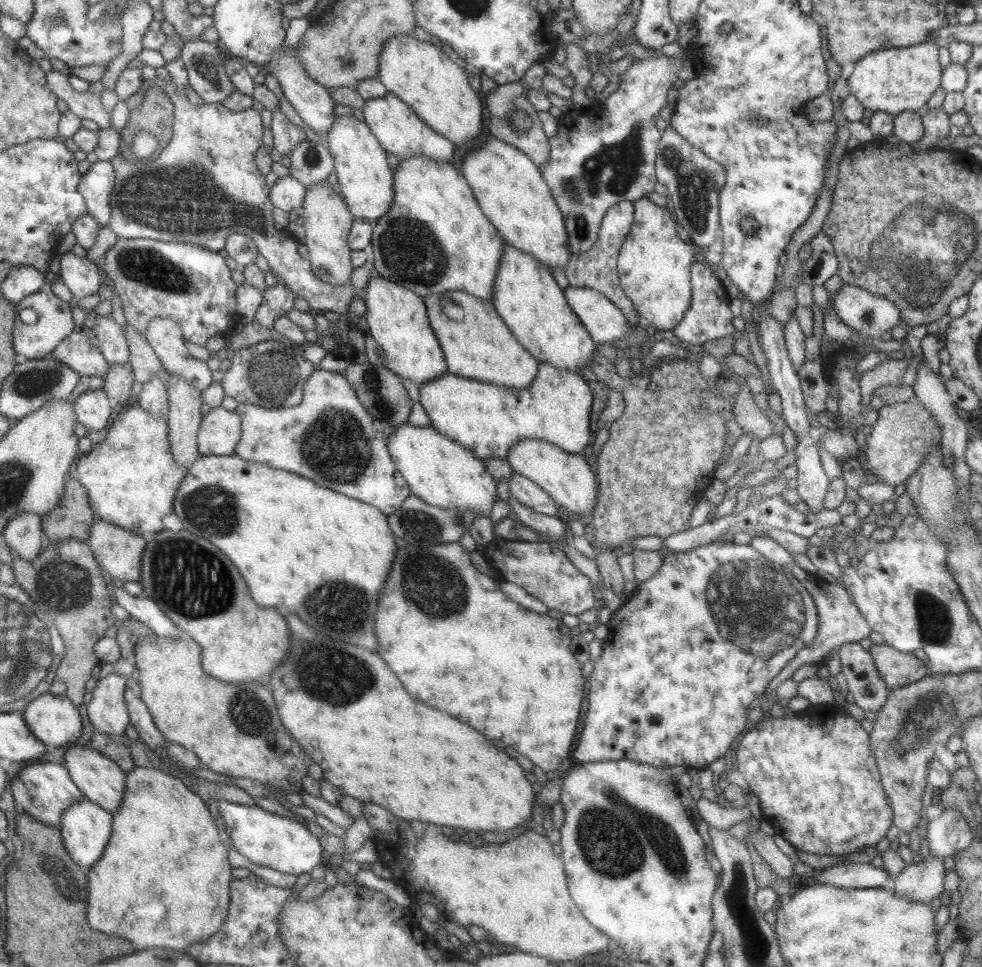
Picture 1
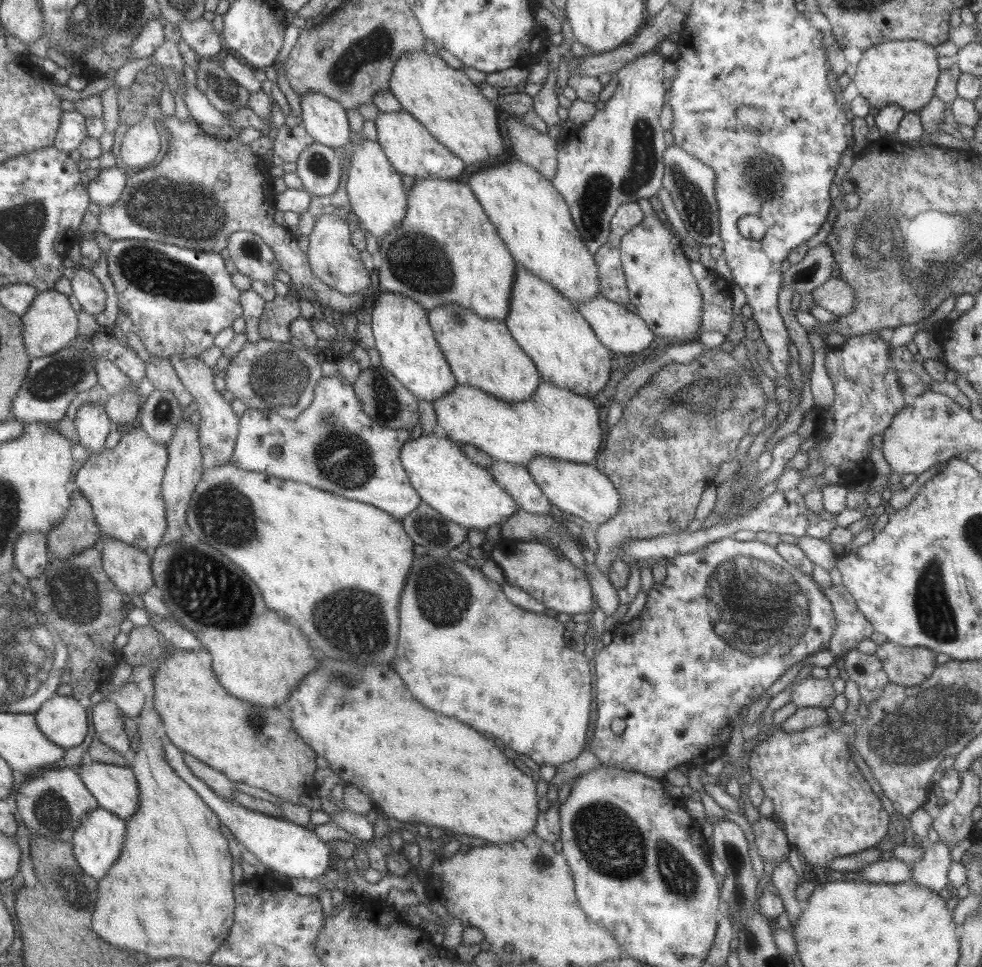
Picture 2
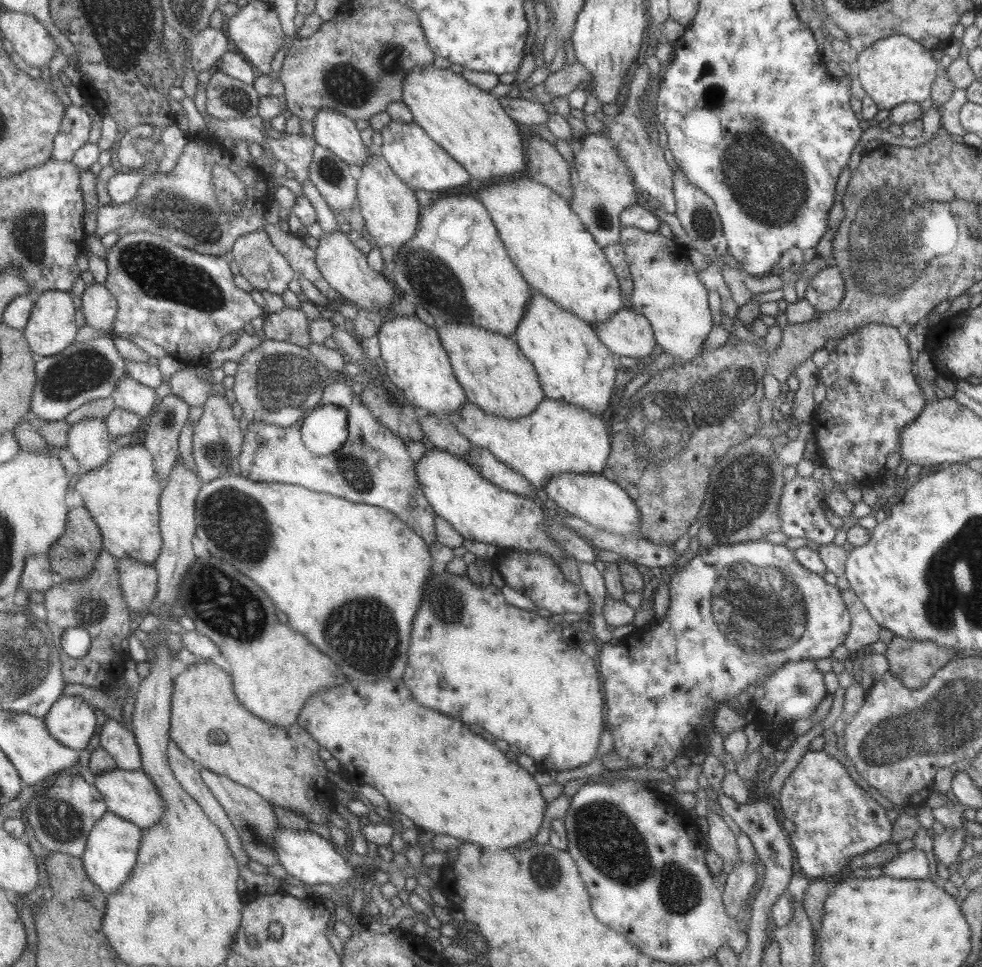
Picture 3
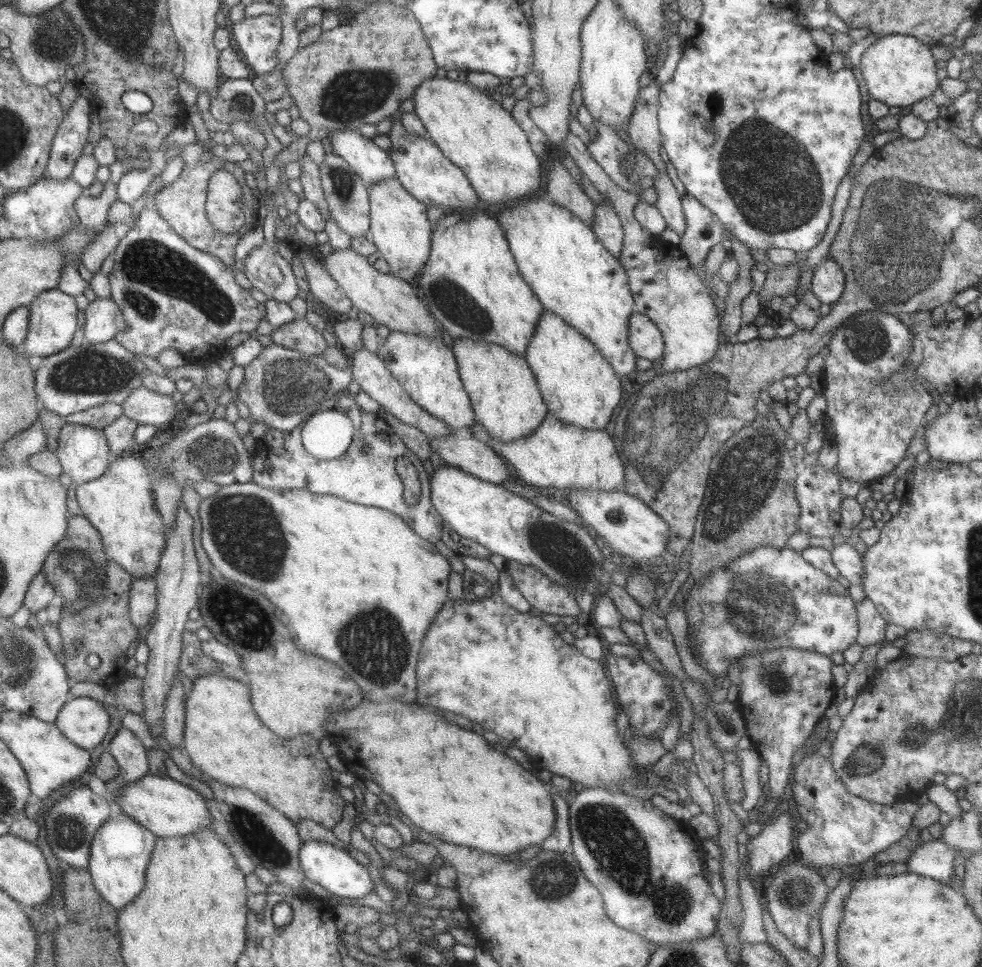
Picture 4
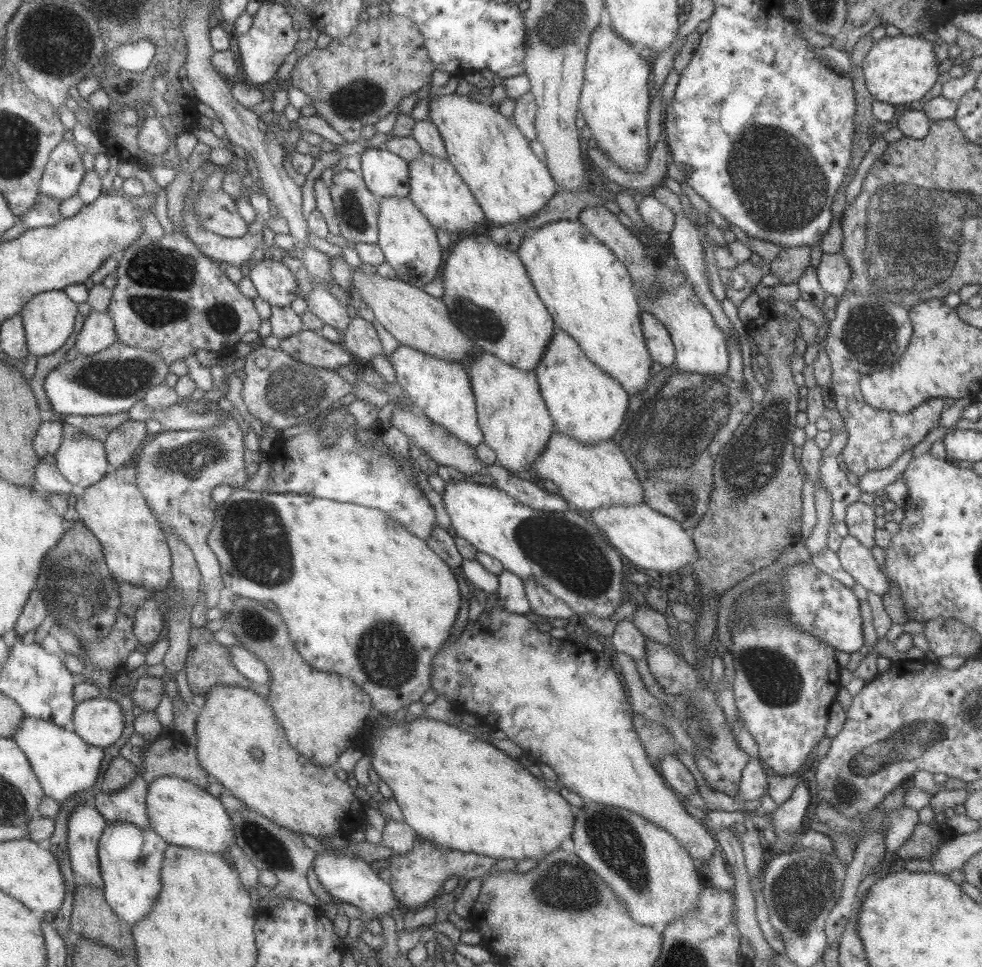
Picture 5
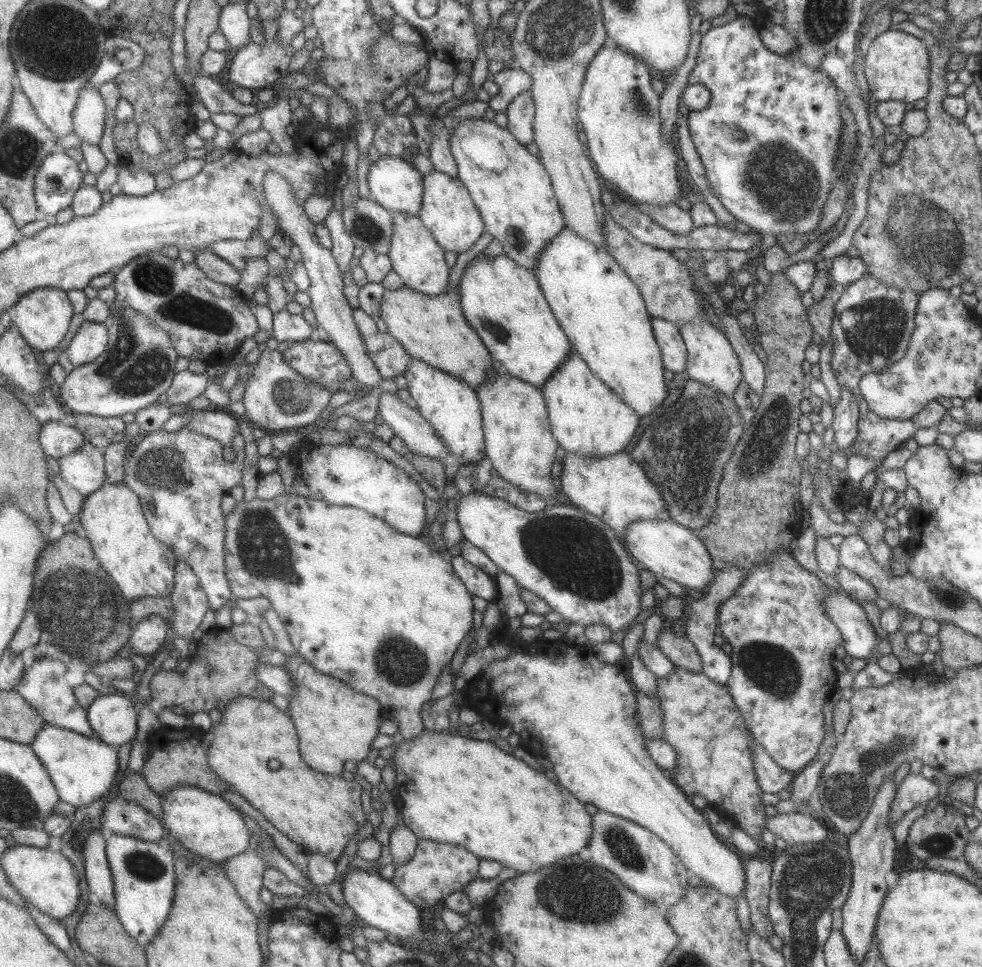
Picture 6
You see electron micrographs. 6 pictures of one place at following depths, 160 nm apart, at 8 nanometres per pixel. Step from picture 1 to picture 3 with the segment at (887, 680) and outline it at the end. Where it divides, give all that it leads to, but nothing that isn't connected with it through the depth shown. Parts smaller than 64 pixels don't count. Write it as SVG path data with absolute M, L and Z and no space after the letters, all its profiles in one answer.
M893 637L887 644L884 653L888 660L888 672L901 681L903 686L910 689L921 688L936 670L943 665L950 664L954 660L957 650L938 646L930 640L907 640L901 637Z

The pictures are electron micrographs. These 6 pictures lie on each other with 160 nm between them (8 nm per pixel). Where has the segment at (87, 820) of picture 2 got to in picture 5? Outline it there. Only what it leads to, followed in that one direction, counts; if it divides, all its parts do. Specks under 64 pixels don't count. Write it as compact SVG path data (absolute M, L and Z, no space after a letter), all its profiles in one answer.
M112 821L100 836L99 858L104 894L114 912L135 928L153 912L161 895L162 862L170 844L152 827L141 828L131 821Z

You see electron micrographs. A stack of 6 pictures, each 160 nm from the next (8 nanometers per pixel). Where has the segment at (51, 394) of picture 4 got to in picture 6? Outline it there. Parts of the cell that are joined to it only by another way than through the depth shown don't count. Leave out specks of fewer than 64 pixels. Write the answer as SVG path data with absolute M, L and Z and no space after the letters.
M106 286L98 295L110 304L112 315L106 320L110 332L107 350L93 362L74 367L60 385L60 397L69 411L94 414L105 418L136 413L167 394L174 382L175 364L179 353L170 333L154 324L149 316L143 316L134 308L116 308L116 286Z

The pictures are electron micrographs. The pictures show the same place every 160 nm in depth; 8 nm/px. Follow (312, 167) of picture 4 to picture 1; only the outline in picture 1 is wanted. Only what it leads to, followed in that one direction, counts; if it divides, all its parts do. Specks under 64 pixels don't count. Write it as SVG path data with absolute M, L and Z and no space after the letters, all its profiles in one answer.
M271 107L270 130L272 133L272 147L280 154L289 156L302 140L307 140L305 132L293 124L281 108Z

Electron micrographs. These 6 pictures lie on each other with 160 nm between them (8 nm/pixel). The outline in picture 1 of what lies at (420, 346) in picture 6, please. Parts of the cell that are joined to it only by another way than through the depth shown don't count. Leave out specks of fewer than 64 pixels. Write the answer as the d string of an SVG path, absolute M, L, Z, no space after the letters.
M322 180L306 188L300 206L302 212L303 234L305 235L304 245L307 249L307 260L310 261L310 268L324 281L331 284L349 283L349 274L353 270L349 263L348 238L350 226L355 221L346 201L326 180Z

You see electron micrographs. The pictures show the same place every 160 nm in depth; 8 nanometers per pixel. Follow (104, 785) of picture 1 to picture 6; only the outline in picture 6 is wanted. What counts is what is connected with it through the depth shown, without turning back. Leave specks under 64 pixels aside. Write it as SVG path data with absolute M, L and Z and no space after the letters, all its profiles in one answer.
M177 785L170 788L165 794L162 794L162 809L164 826L173 836L178 837L178 841L195 852L201 857L207 857L211 860L223 864L232 856L237 856L247 849L252 848L253 833L251 833L249 824L246 822L246 816L239 812L232 803L226 802L220 795L209 792L204 788L193 785Z

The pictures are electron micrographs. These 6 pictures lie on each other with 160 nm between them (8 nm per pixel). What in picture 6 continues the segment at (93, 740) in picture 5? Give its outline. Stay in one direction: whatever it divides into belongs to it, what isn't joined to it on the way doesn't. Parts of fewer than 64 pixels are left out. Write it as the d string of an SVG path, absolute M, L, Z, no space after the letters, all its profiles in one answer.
M102 692L88 709L88 719L103 742L117 747L137 734L137 708L122 694Z

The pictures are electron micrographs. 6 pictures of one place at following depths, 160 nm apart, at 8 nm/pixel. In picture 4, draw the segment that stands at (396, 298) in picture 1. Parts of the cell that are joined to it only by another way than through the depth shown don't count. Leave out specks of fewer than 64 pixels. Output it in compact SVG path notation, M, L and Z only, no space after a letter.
M390 331L385 340L378 344L376 354L387 364L392 377L417 406L442 420L453 431L473 428L476 423L474 412L458 375L455 357L441 339L412 332Z

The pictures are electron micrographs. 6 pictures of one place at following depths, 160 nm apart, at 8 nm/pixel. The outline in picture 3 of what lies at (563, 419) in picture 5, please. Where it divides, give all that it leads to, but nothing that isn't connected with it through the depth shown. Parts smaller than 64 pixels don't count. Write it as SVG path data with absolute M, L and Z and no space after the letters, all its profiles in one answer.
M533 290L512 337L523 356L533 365L545 397L574 404L585 411L599 414L609 404L617 367L612 363L612 352L598 339L593 326L589 323Z

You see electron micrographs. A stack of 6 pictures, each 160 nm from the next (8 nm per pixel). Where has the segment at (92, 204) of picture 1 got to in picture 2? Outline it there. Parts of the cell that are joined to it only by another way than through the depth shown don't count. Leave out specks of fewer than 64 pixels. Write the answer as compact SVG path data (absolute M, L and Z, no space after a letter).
M121 167L100 168L98 176L87 181L86 185L95 210L113 206L121 198L128 175L129 171Z

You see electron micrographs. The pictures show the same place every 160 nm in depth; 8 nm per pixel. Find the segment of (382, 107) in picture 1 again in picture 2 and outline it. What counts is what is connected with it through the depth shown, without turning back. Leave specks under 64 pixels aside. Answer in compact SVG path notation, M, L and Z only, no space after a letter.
M406 110L379 112L374 118L376 138L381 150L391 166L399 173L414 179L455 179L461 174L465 164L447 147L431 136L427 129Z

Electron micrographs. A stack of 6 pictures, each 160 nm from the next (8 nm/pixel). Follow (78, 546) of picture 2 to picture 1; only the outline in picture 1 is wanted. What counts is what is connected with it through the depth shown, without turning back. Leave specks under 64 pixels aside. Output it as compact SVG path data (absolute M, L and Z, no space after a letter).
M75 476L66 482L67 494L57 508L42 516L42 527L48 541L62 543L67 539L86 541L92 526L99 522L84 484Z

